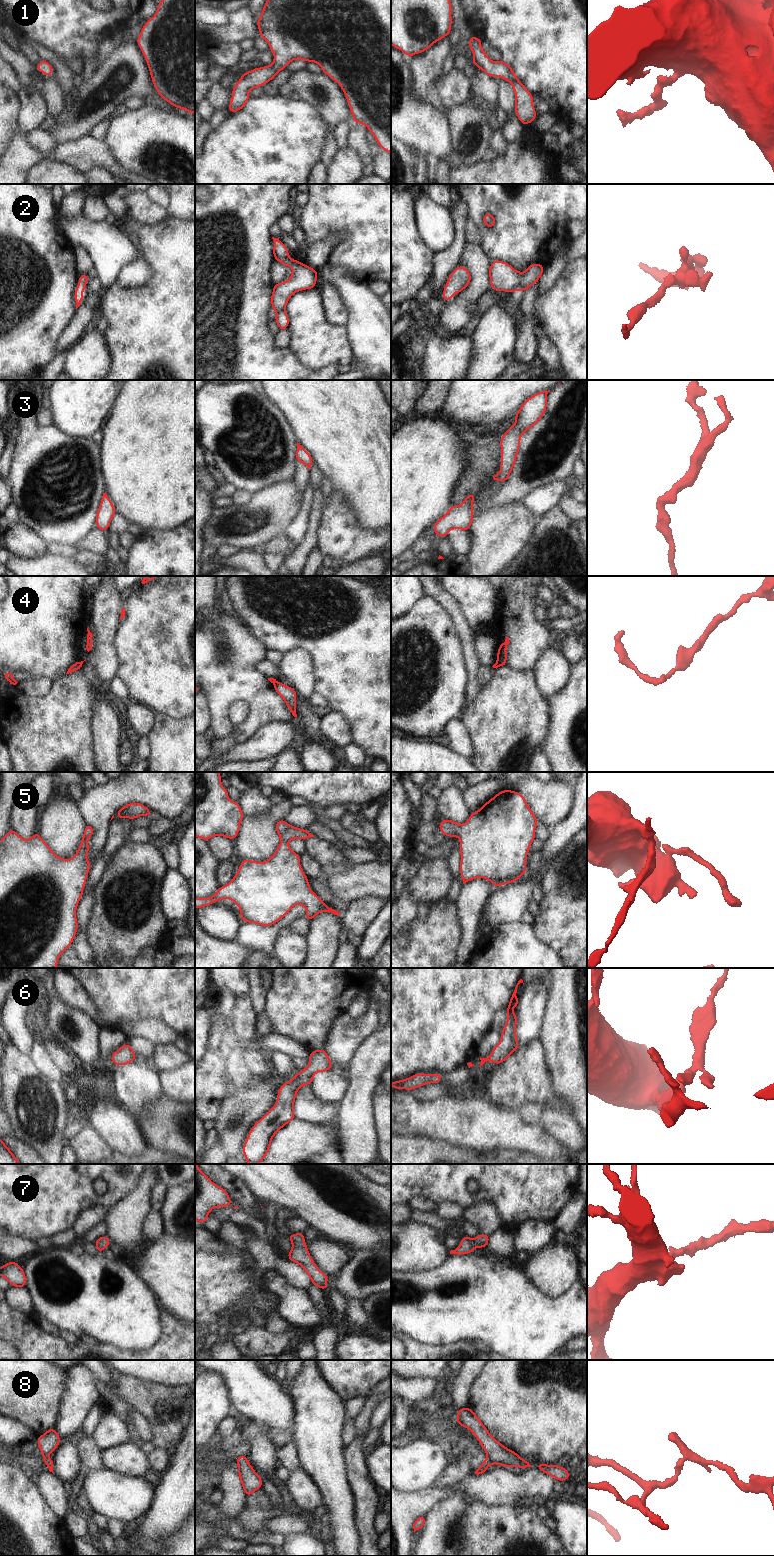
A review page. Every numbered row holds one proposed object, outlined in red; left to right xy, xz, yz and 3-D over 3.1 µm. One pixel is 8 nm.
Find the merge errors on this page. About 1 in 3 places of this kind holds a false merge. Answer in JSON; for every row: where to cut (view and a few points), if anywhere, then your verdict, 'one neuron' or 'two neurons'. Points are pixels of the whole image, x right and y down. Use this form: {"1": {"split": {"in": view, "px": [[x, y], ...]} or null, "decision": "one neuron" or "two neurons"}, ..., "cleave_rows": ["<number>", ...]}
{"1": {"split": null, "decision": "one neuron"}, "2": {"split": null, "decision": "one neuron"}, "3": {"split": null, "decision": "one neuron"}, "4": {"split": {"in": "yz", "px": [[495, 663], [499, 666]]}, "decision": "two neurons"}, "5": {"split": null, "decision": "one neuron"}, "6": {"split": null, "decision": "one neuron"}, "7": {"split": null, "decision": "one neuron"}, "8": {"split": null, "decision": "one neuron"}, "cleave_rows": ["4"]}

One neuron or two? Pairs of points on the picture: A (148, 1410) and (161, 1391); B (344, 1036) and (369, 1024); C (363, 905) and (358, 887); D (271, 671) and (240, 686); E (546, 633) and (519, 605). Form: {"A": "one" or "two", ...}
{"A": "one", "B": "one", "C": "two", "D": "two", "E": "one"}

